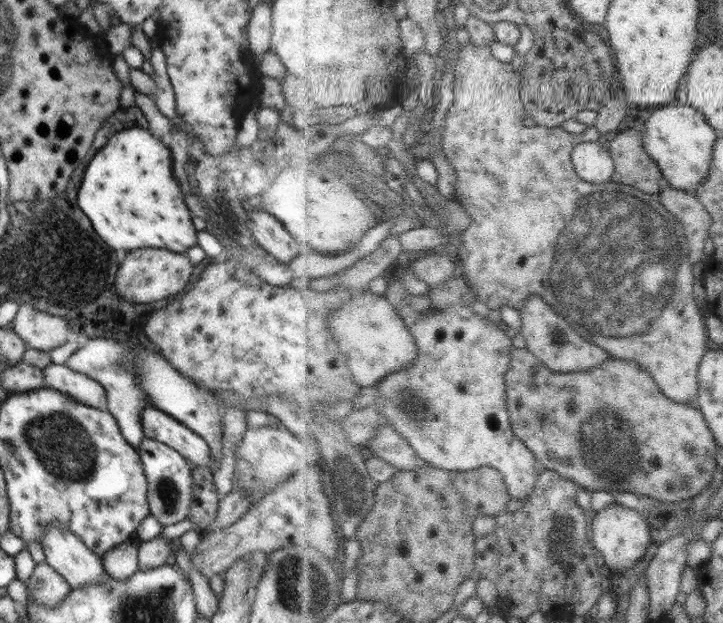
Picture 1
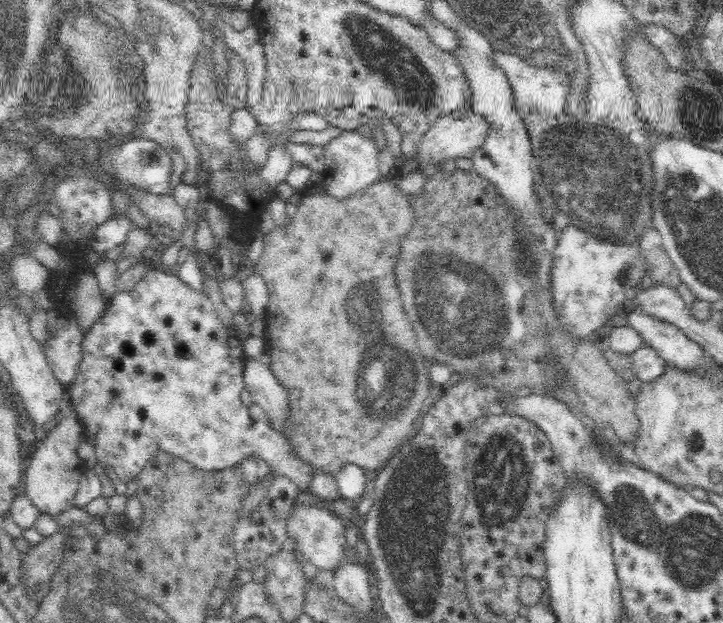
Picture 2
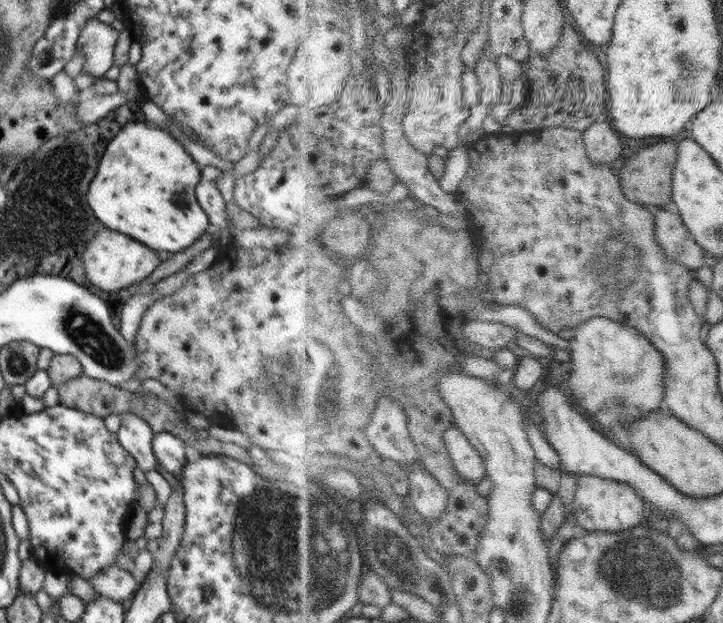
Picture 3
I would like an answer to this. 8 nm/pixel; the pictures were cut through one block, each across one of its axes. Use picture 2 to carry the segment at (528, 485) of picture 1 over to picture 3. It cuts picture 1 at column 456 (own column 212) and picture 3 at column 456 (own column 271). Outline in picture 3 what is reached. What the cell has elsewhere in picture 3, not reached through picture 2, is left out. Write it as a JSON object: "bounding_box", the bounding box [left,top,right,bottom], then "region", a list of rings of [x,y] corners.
{"bounding_box":[445,428,488,483],"region":[[[457,428],[446,431],[445,442],[455,466],[466,479],[480,483],[488,476],[488,465],[480,450],[464,431]]]}

